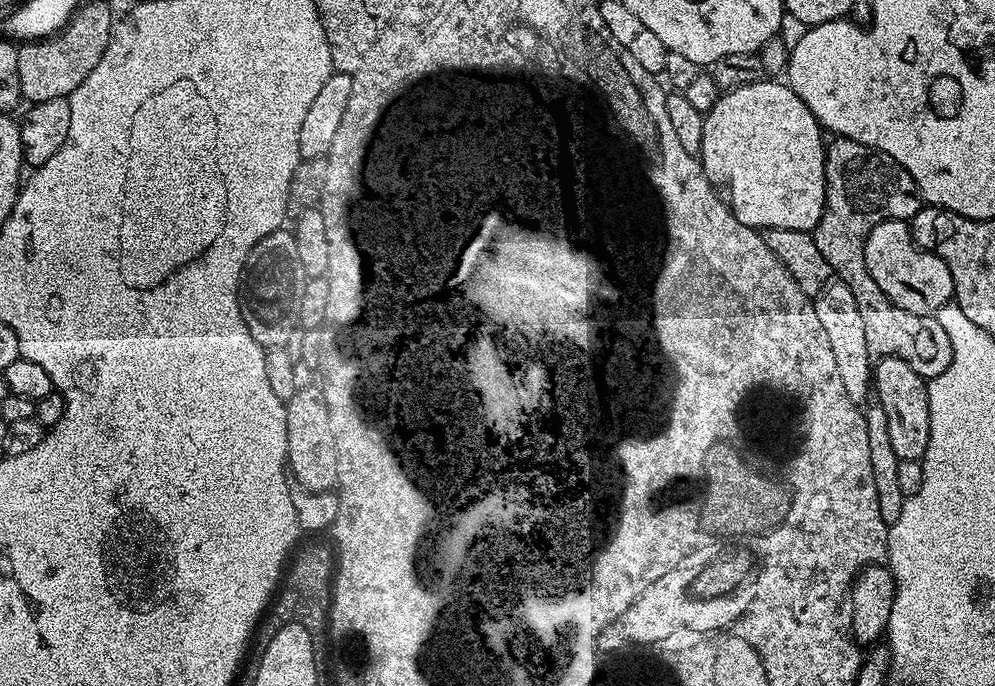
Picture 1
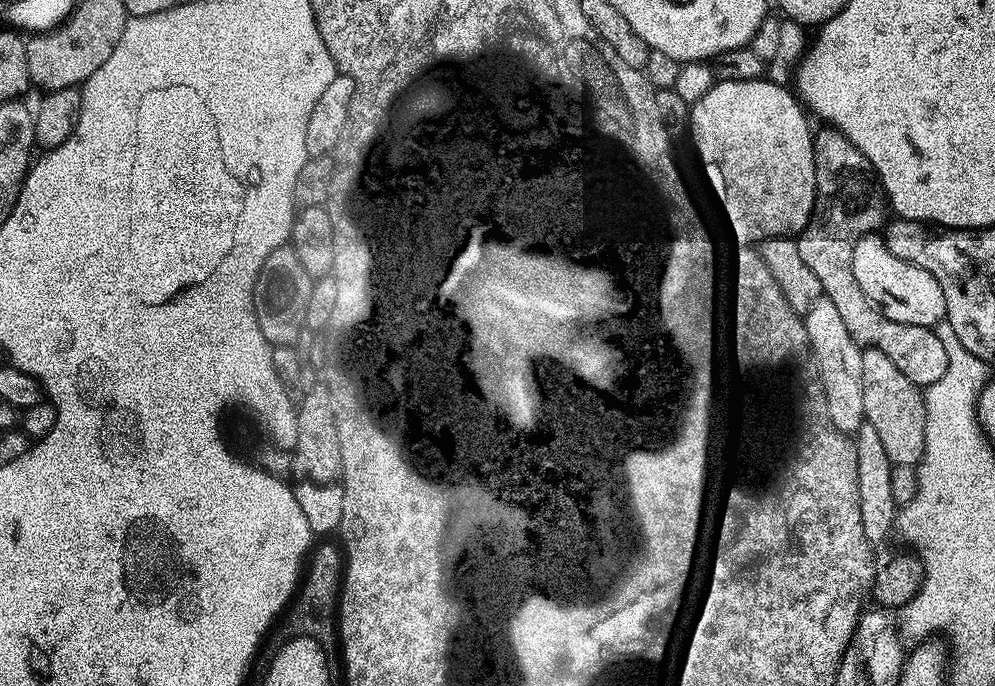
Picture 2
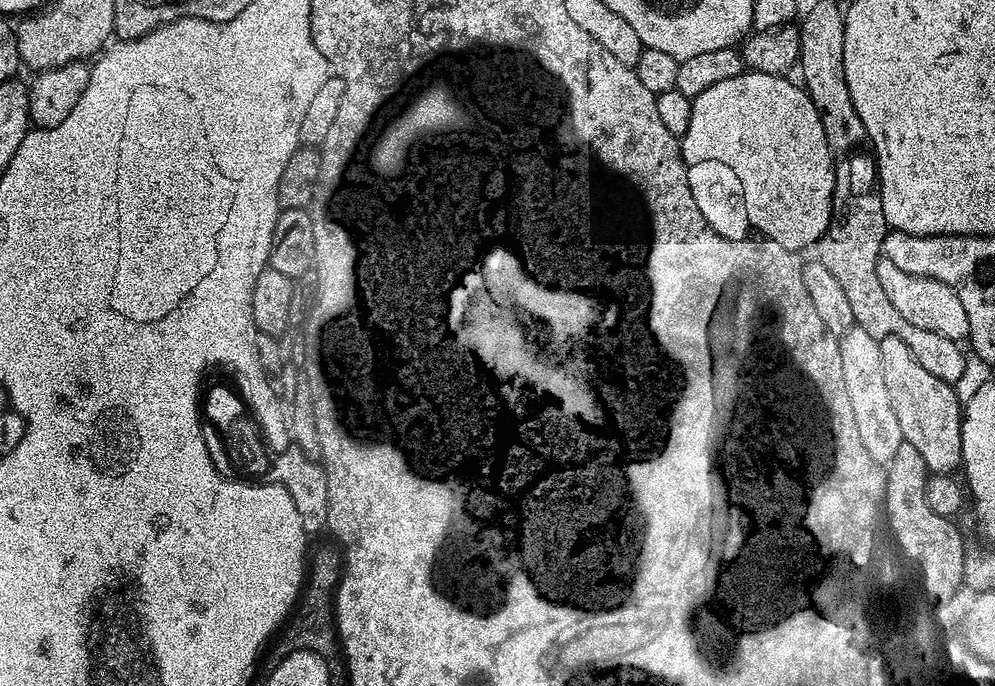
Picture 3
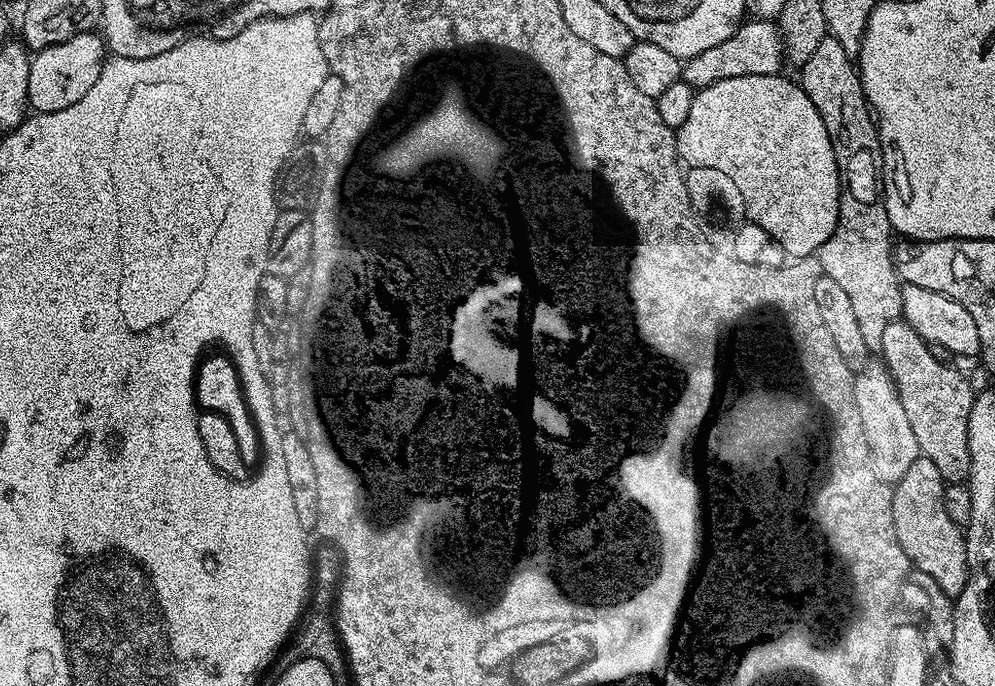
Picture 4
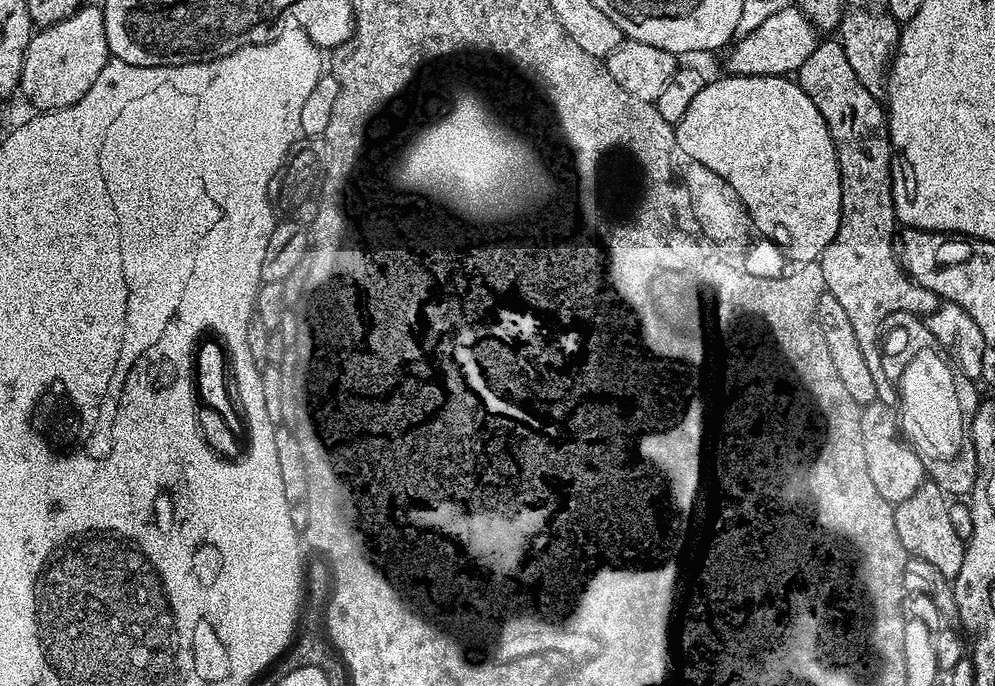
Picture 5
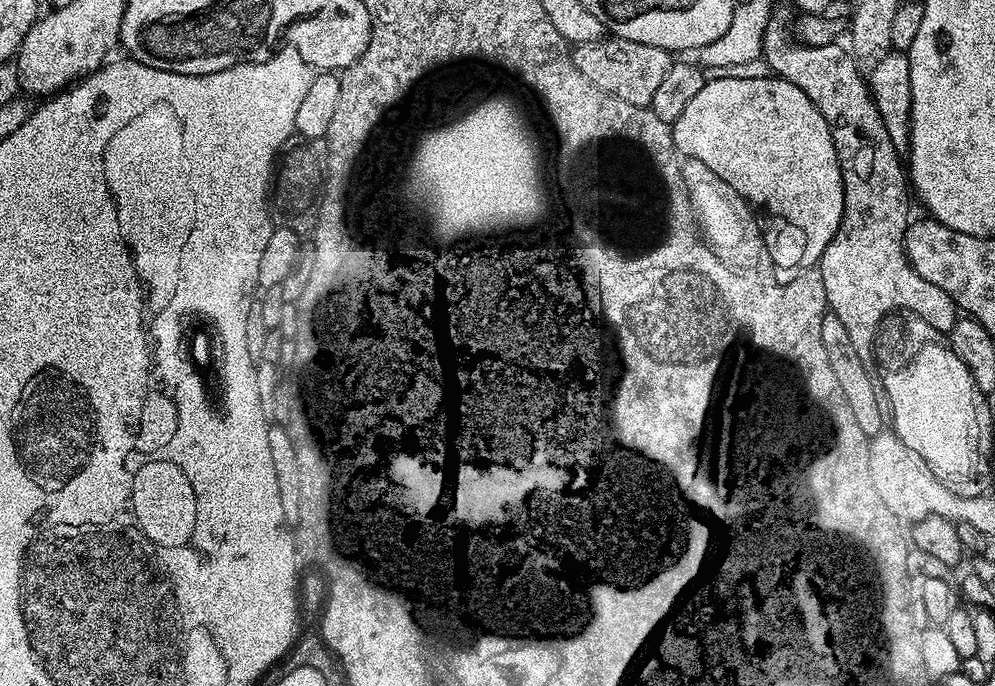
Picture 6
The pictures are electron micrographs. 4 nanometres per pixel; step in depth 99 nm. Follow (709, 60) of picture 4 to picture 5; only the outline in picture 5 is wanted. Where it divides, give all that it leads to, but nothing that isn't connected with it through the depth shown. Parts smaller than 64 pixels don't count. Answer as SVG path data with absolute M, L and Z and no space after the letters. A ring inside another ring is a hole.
M794 4L772 14L762 26L741 37L733 48L725 71L734 76L783 76L797 73L817 48L820 38L811 21Z

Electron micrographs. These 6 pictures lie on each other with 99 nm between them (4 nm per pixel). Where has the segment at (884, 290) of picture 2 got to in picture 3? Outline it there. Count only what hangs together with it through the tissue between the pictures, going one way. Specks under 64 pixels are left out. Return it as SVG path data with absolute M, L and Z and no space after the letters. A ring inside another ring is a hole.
M881 258L876 267L878 282L882 282L882 290L886 290L886 298L890 298L894 310L910 322L910 326L918 326L918 330L930 330L934 334L942 334L942 338L950 338L957 342L968 340L970 322L966 318L966 310L962 302L958 302L958 294L950 290L942 282L934 278L922 278L918 274L906 274L906 270L898 270L894 262Z

